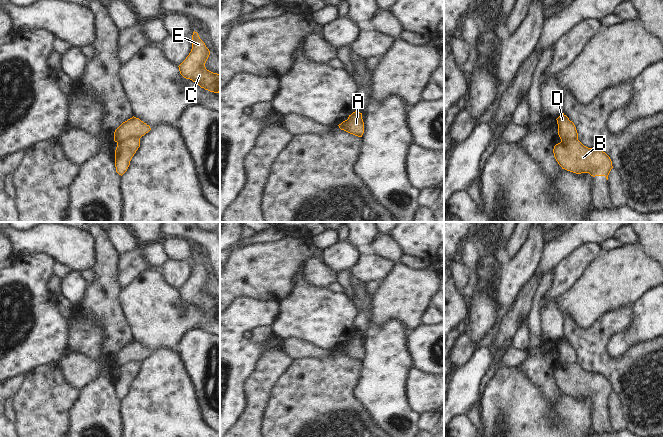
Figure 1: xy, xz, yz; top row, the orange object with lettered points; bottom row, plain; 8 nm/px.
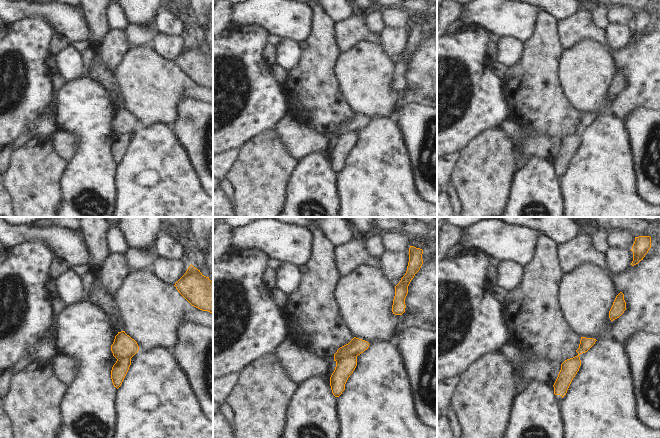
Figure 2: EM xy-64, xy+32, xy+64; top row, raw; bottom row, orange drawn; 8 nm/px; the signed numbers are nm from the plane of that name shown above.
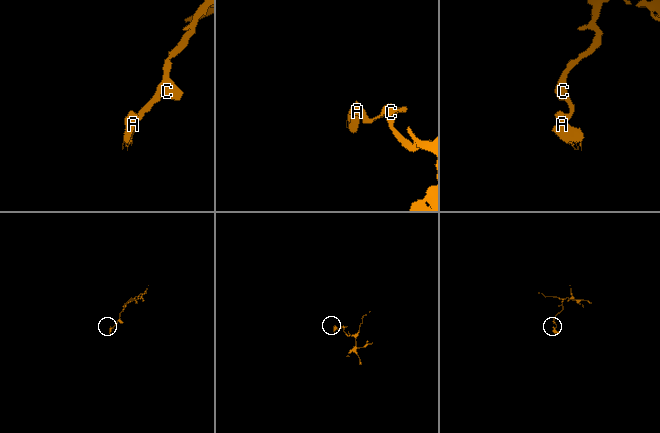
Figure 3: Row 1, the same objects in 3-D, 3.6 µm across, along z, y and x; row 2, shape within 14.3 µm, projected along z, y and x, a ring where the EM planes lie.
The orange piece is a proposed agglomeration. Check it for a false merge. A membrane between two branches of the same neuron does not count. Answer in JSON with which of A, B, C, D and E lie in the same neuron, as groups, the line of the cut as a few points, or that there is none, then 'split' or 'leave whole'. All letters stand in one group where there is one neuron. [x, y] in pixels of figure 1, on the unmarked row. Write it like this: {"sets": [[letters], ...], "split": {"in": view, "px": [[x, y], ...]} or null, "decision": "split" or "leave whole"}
{"sets": [["A", "B"], ["C", "D", "E"]], "split": {"in": "xy", "px": [[139, 362], [126, 362], [117, 366]]}, "decision": "split"}

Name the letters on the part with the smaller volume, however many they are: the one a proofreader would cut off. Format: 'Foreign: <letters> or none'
Foreign: A, B

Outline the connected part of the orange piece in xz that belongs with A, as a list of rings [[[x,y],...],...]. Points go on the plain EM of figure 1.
[[[357,335],[353,336],[351,339],[349,339],[347,347],[348,352],[346,356],[358,361],[362,361],[364,357],[364,346],[362,343],[362,337]]]

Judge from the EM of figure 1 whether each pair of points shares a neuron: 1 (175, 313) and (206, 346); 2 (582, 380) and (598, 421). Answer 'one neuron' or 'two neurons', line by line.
1: two neurons
2: one neuron

